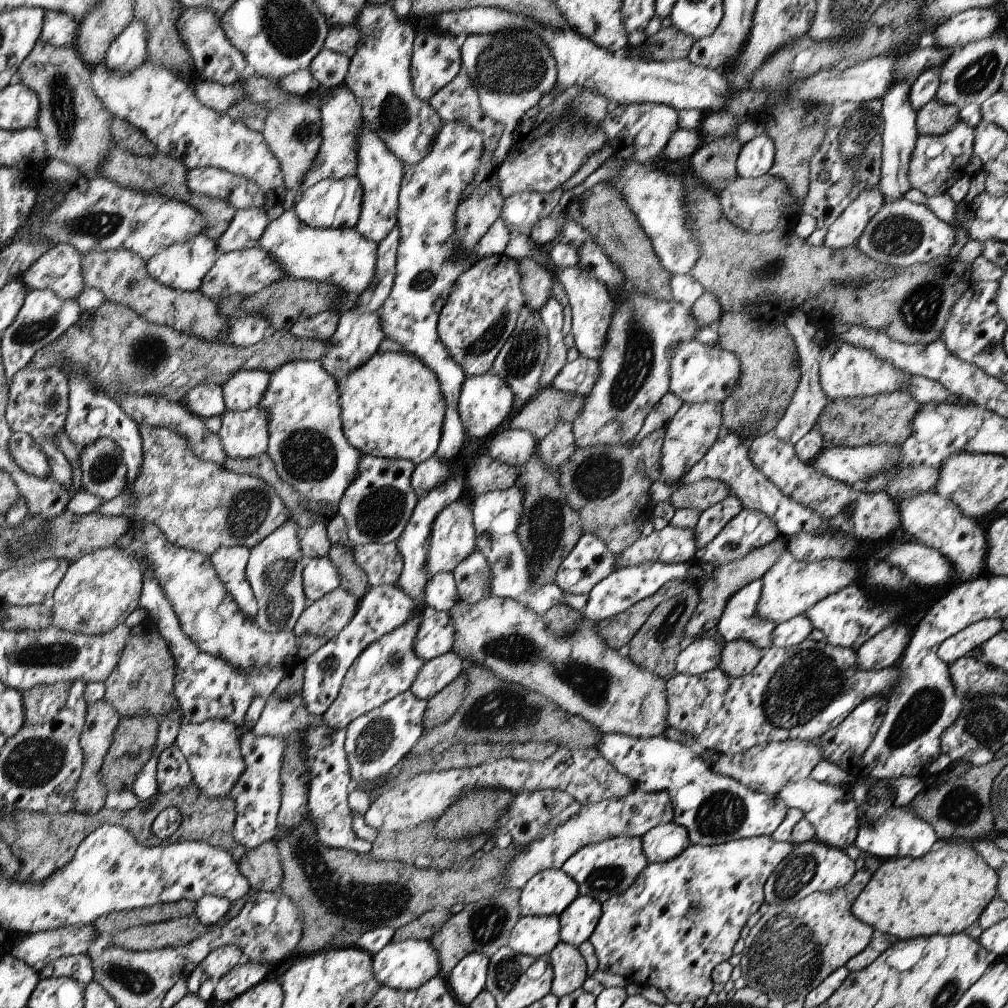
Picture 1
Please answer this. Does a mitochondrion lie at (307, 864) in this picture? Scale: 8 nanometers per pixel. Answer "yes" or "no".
yes

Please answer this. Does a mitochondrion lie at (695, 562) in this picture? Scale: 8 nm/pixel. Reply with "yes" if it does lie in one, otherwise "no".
no

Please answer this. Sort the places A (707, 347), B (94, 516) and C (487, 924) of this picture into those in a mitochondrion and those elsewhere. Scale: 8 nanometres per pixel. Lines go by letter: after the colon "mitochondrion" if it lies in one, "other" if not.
A: other
B: other
C: mitochondrion

